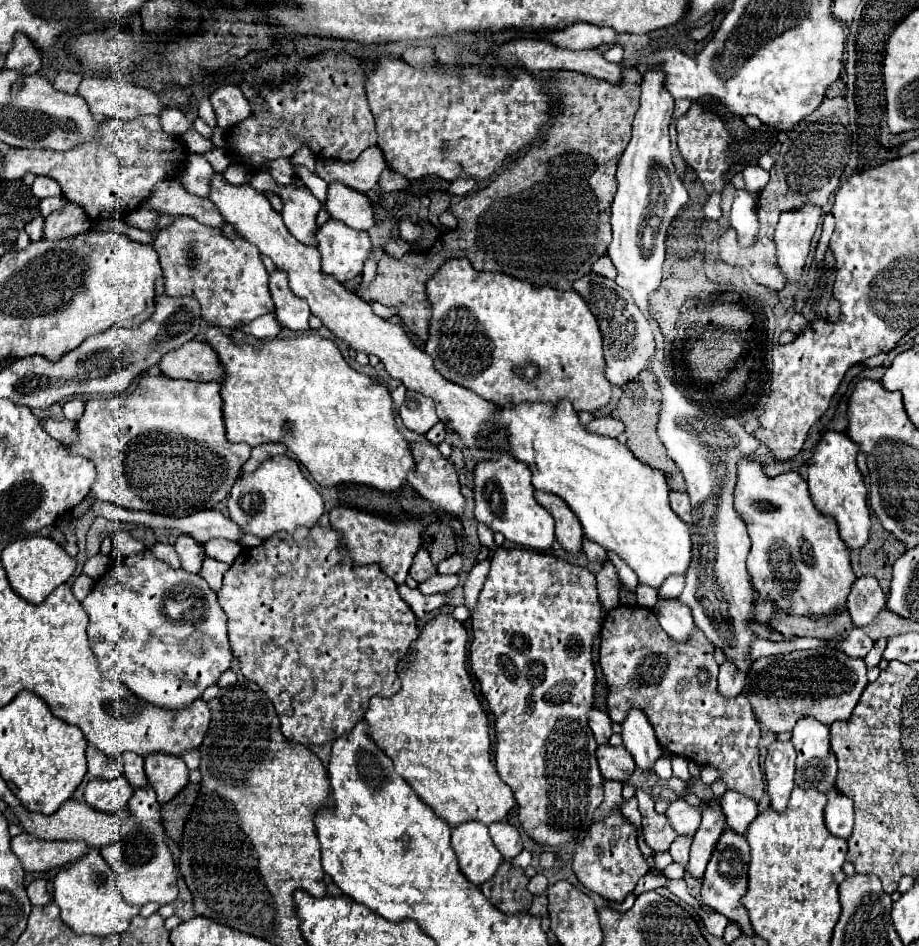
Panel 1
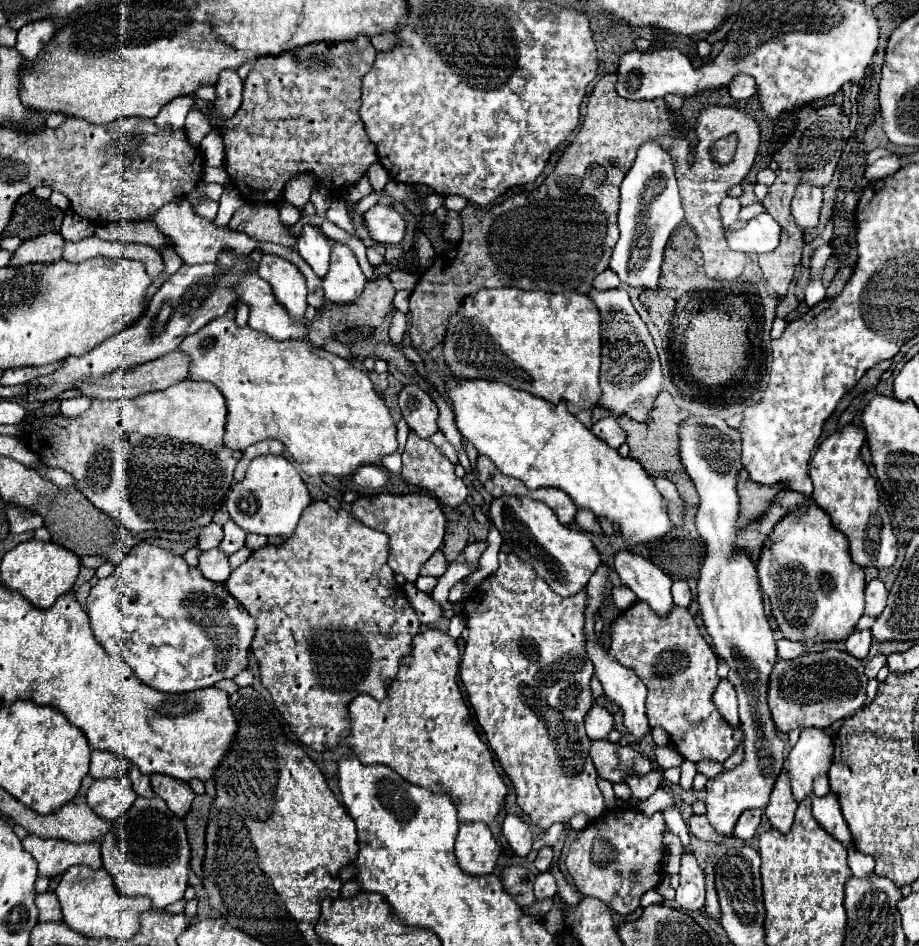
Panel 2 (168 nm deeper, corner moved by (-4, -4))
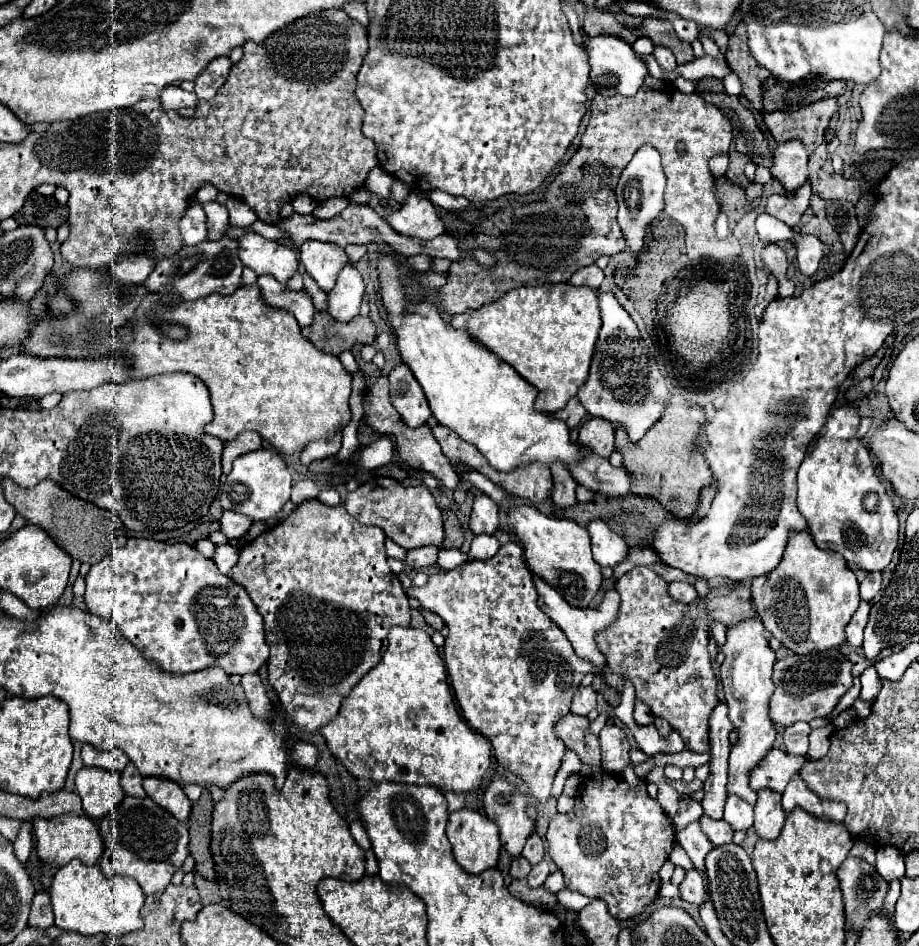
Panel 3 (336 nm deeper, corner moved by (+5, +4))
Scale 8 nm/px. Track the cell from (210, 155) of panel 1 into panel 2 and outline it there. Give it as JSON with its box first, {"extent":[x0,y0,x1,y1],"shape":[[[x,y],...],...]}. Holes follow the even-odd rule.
{"extent":[184,112,212,148],"shape":[[[190,112],[188,118],[186,118],[184,130],[186,130],[186,134],[188,134],[190,144],[192,144],[194,148],[198,148],[200,142],[202,142],[202,138],[212,130],[212,126],[208,124],[208,120],[206,120],[204,114],[200,114],[200,112]]]}

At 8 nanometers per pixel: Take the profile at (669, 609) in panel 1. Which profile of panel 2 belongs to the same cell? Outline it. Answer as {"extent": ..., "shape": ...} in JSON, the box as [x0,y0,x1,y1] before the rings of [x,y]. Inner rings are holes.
{"extent":[614,550,676,618],"shape":[[[622,550],[616,554],[614,570],[618,572],[620,580],[632,588],[638,600],[646,602],[658,616],[666,618],[676,608],[670,592],[672,578],[650,560]]]}

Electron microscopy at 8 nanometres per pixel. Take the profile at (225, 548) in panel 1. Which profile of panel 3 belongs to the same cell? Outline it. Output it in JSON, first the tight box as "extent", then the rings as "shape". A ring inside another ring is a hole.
{"extent":[219,510,253,540],"shape":[[[225,510],[219,524],[221,524],[221,532],[225,536],[229,536],[229,540],[237,540],[245,532],[249,532],[249,528],[253,524],[253,518],[245,516],[245,514],[239,514],[239,512],[233,512],[233,510]]]}

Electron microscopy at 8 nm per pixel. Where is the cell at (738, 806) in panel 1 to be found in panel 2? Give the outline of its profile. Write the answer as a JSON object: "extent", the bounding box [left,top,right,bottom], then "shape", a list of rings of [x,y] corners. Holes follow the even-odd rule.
{"extent":[734,810,762,840],"shape":[[[744,810],[742,816],[738,818],[736,822],[736,828],[734,828],[734,836],[740,838],[740,840],[750,840],[756,836],[756,828],[760,824],[760,818],[762,818],[762,810]]]}

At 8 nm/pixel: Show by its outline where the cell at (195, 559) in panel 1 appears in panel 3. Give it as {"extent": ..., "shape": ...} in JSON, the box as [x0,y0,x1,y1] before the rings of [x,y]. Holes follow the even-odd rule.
{"extent":[213,544,239,574],"shape":[[[225,544],[225,546],[217,546],[213,562],[217,564],[217,568],[223,574],[229,574],[229,570],[239,562],[239,548],[235,544]]]}

